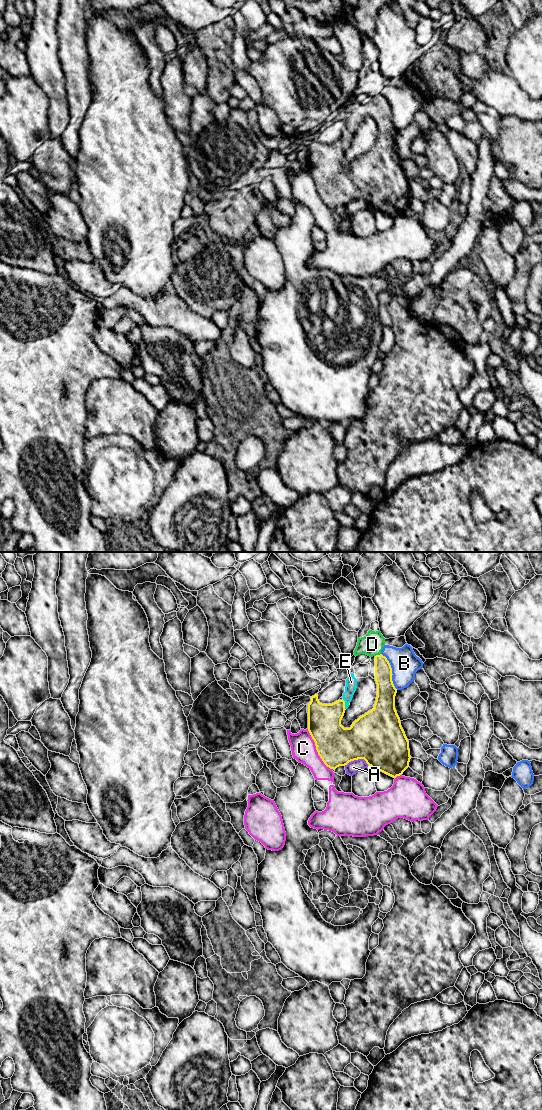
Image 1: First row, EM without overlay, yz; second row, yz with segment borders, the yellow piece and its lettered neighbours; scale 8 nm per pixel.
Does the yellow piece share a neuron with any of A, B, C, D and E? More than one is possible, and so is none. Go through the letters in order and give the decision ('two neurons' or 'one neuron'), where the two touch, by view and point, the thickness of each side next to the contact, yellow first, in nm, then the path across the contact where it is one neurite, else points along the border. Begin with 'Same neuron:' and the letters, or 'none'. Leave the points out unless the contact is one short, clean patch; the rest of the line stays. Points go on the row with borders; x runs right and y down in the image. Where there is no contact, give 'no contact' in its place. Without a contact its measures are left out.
Same neuron: E
A: two neurons | yz (356, 759) | 420/100 nm
B: two neurons | yz (391, 671) | 160/220 nm | along yz (381, 653), (390, 665), (392, 683), (397, 689)
C: two neurons | yz (316, 749) | 320/200 nm
D: two neurons | yz (377, 655) | 140/180 nm | along yz (380, 653), (375, 656)
E: one neuron | yz (344, 704) | 280/100 nm

